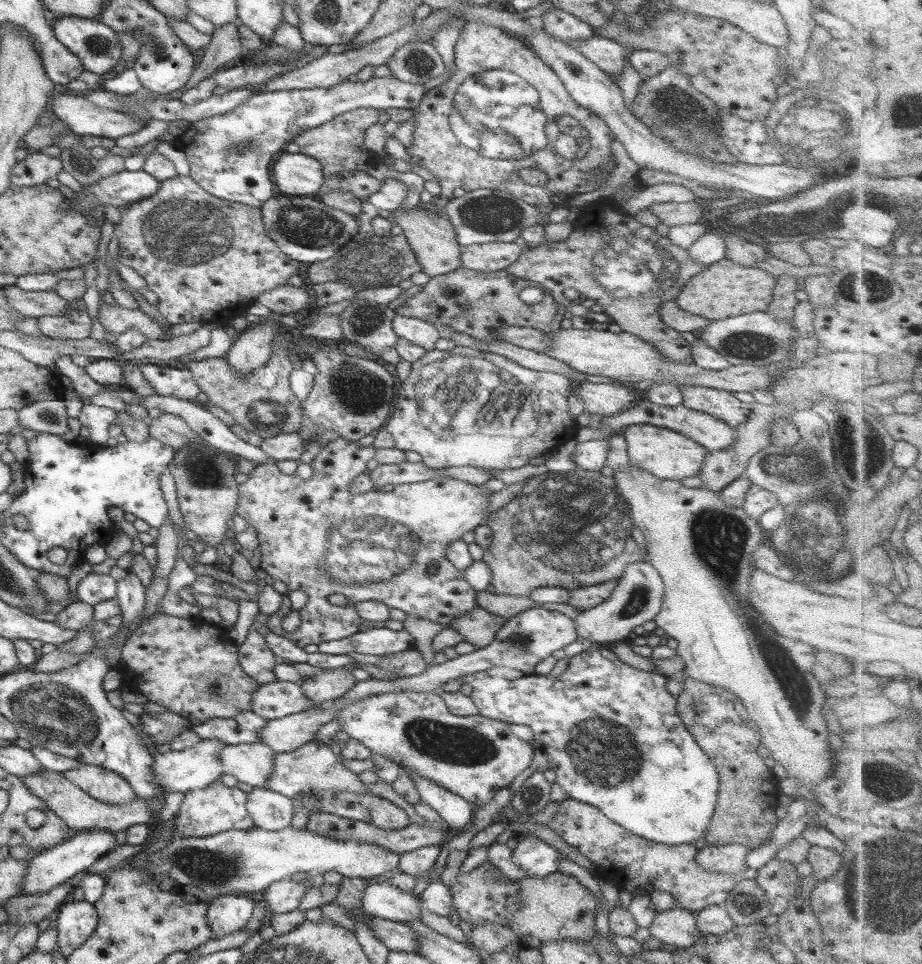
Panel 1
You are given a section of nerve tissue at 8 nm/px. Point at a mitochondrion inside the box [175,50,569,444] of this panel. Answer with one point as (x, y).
(453, 390)

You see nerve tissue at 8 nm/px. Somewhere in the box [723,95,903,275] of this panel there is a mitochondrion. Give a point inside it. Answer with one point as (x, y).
(836, 213)

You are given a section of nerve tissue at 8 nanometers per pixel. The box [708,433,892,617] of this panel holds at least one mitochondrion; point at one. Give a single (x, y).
(804, 467)

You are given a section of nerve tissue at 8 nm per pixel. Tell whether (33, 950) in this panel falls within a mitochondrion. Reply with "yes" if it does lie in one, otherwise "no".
no

